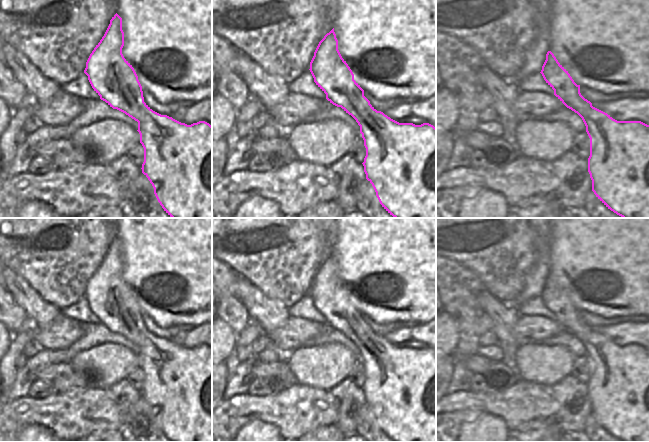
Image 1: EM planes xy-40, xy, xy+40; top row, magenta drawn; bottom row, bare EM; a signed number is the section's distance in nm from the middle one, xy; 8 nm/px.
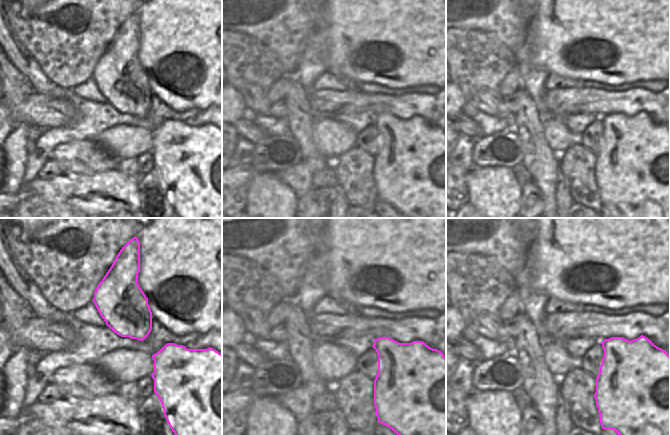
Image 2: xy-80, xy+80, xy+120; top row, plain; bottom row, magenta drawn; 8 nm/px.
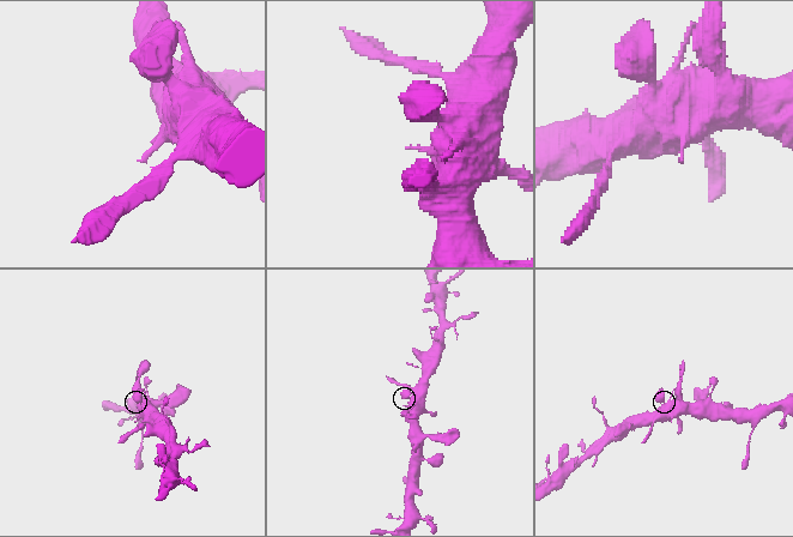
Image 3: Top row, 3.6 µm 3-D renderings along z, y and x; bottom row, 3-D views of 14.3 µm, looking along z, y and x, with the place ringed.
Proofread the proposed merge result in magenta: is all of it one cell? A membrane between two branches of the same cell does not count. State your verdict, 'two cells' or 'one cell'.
one cell

